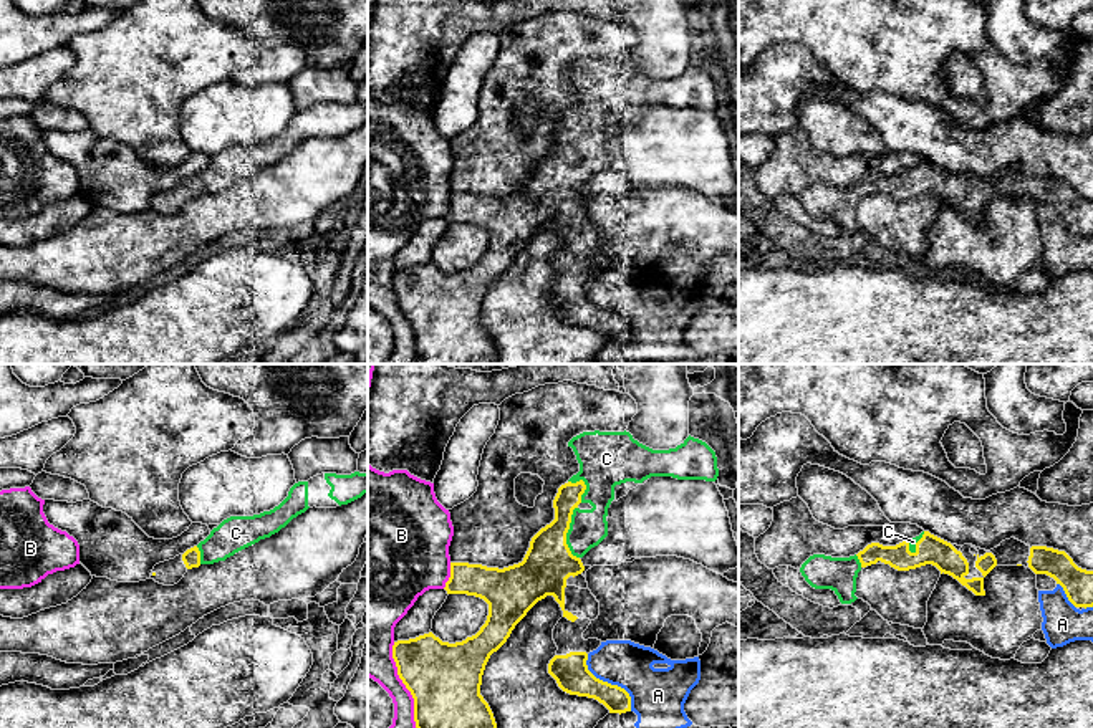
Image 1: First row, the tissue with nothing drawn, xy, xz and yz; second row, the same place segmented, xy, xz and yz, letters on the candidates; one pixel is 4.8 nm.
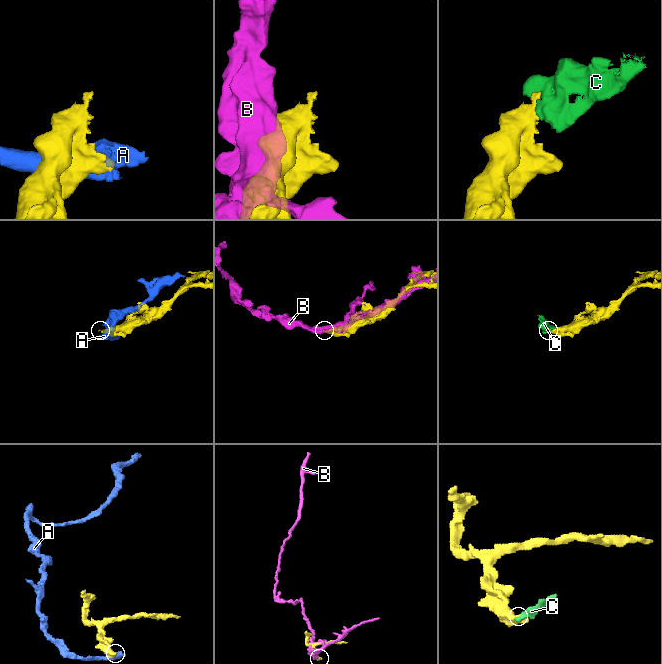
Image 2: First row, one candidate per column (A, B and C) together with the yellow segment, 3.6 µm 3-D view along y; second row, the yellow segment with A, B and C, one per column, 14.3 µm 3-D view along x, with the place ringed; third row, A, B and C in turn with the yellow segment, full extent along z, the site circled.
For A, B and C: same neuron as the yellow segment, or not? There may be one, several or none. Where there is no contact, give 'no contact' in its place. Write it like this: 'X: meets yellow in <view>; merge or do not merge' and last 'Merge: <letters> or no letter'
A: meets yellow in xz; do not merge
B: meets yellow in xz; do not merge
C: meets yellow in xz; merge
Merge: C

